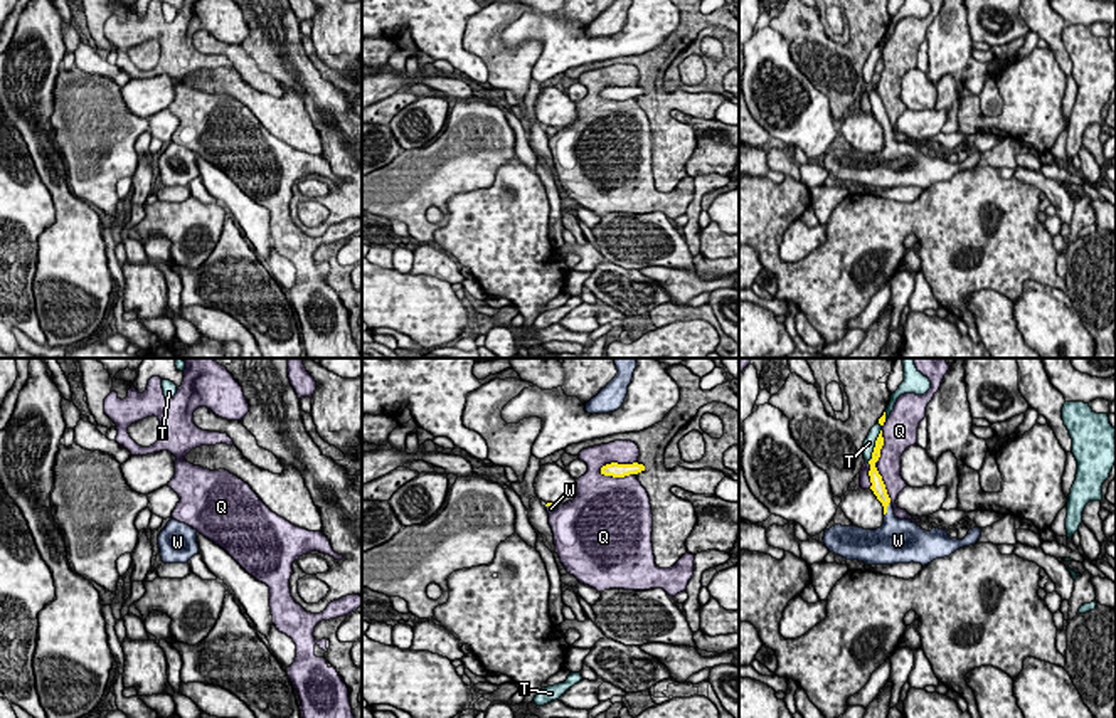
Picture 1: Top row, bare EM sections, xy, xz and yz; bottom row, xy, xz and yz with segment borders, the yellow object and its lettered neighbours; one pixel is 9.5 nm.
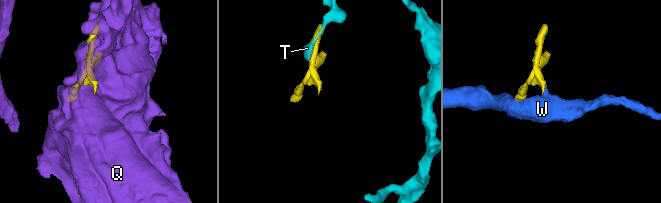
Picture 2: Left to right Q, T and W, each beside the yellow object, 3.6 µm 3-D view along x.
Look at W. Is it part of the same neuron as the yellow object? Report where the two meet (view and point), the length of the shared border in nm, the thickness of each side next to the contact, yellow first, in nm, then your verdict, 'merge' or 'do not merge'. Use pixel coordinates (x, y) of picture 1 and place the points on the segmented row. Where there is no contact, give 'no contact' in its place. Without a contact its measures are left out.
yz (886, 508) | 150 nm | 130/280 nm | merge

